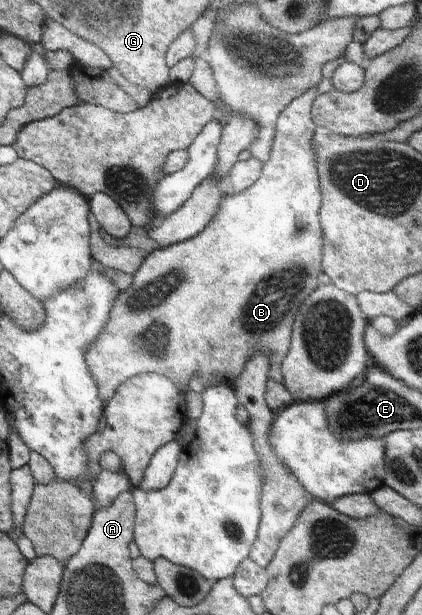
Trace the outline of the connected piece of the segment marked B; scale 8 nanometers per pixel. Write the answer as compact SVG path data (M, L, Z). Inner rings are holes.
M308 89L302 96L292 100L280 113L275 126L269 159L263 164L261 177L242 192L231 193L229 191L228 194L225 194L216 216L200 234L184 242L147 253L140 268L132 276L132 286L124 290L124 292L119 292L118 296L113 300L108 320L102 326L96 340L84 353L89 371L96 381L100 400L103 400L105 403L108 402L114 396L116 389L125 380L144 373L156 373L157 375L167 376L179 387L186 390L188 390L189 380L196 375L205 380L206 386L208 383L232 386L232 382L242 372L245 360L252 353L257 353L258 351L262 351L267 354L267 357L270 357L269 379L283 384L281 362L289 351L294 317L299 311L302 301L308 294L312 294L319 287L318 274L322 271L323 232L320 230L320 222L318 222L318 210L320 210L321 205L321 188L315 165L316 153L312 148L316 127L311 120L311 101L314 92L314 90Z

